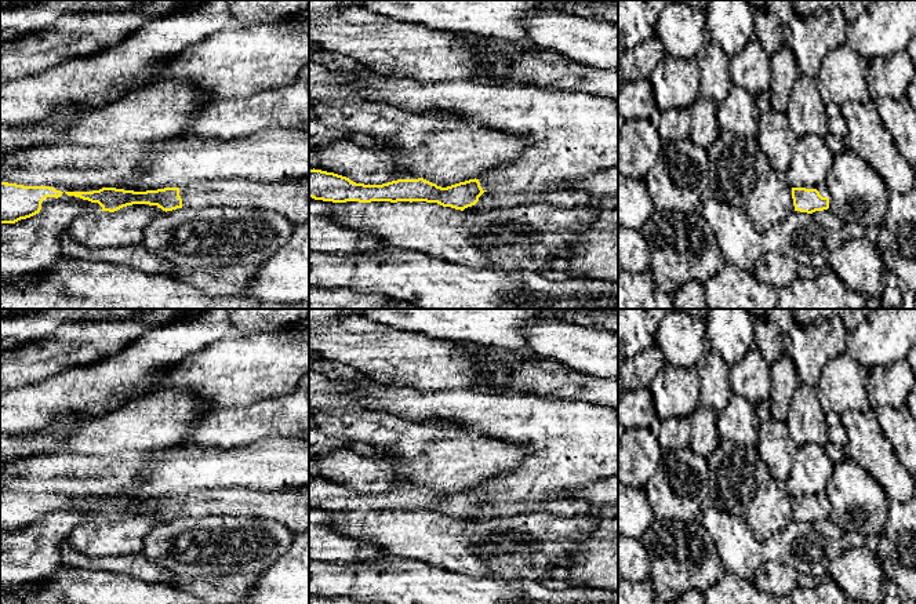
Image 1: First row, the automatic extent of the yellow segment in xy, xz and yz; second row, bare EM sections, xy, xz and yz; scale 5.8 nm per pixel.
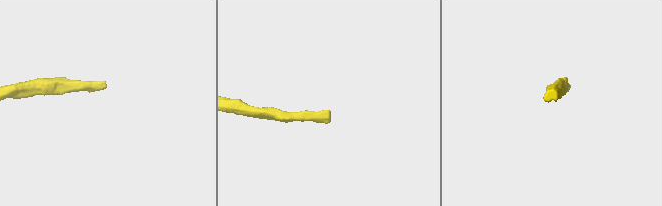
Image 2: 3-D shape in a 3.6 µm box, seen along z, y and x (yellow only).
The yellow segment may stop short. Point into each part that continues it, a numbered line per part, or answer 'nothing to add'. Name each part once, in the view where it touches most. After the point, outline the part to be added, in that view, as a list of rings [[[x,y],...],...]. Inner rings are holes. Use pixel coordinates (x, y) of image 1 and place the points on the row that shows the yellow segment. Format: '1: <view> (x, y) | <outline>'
1: xy (289, 197) | [[[309,178],[283,182],[222,179],[197,182],[179,188],[182,208],[188,207],[250,207],[276,211],[295,226],[309,222]]]

